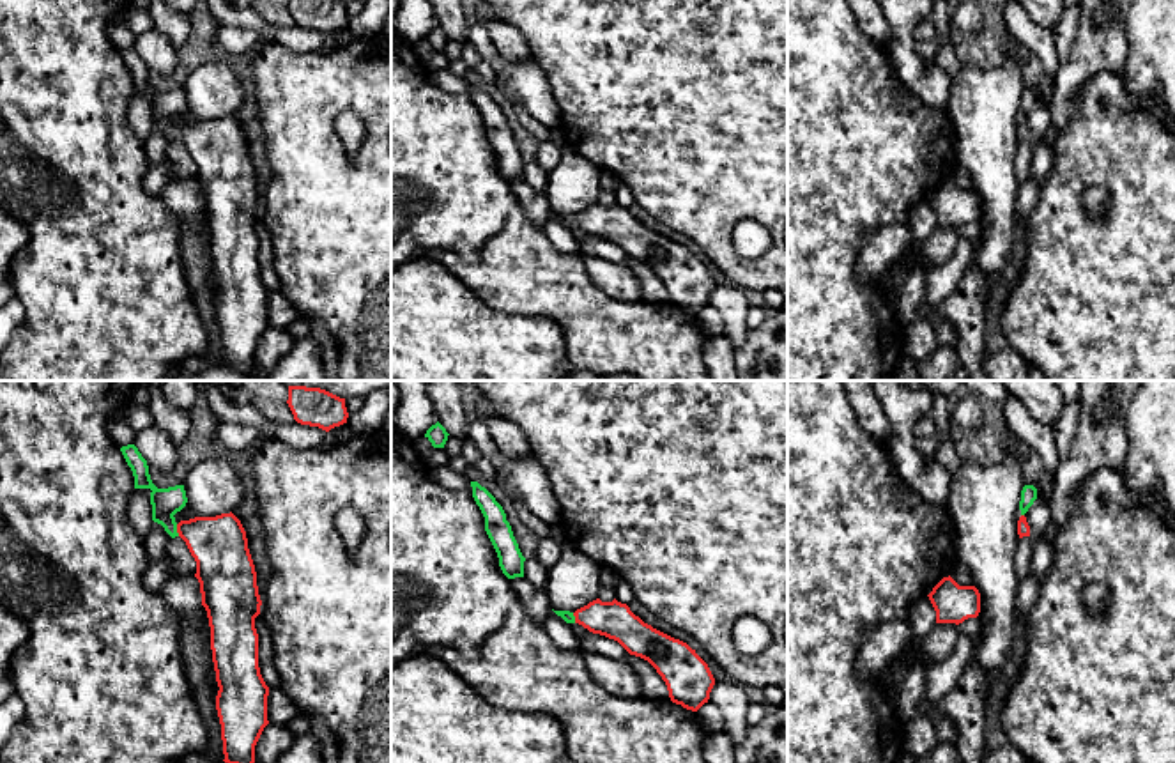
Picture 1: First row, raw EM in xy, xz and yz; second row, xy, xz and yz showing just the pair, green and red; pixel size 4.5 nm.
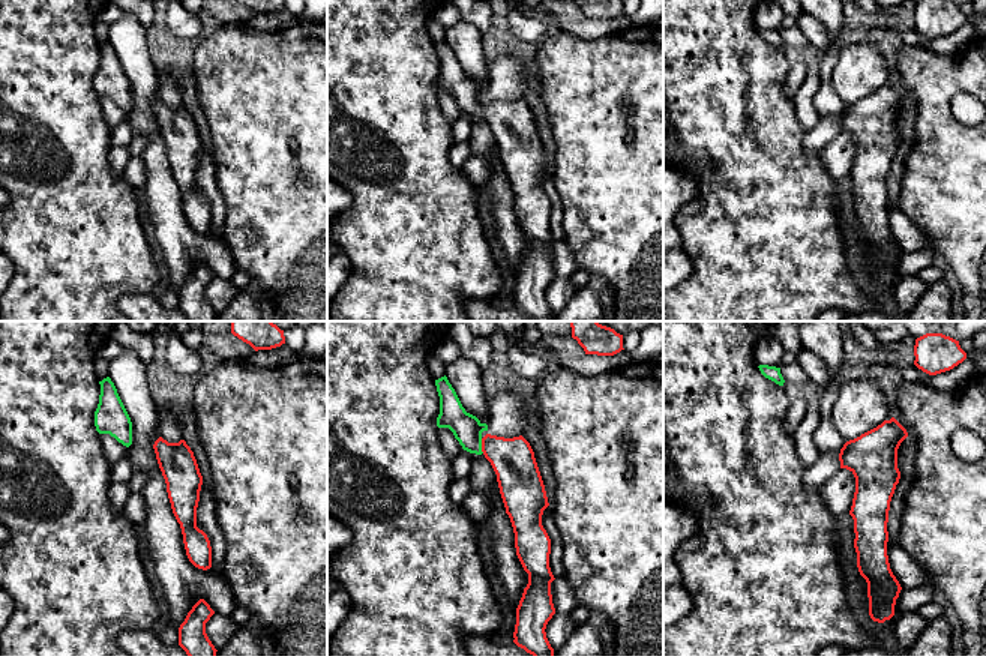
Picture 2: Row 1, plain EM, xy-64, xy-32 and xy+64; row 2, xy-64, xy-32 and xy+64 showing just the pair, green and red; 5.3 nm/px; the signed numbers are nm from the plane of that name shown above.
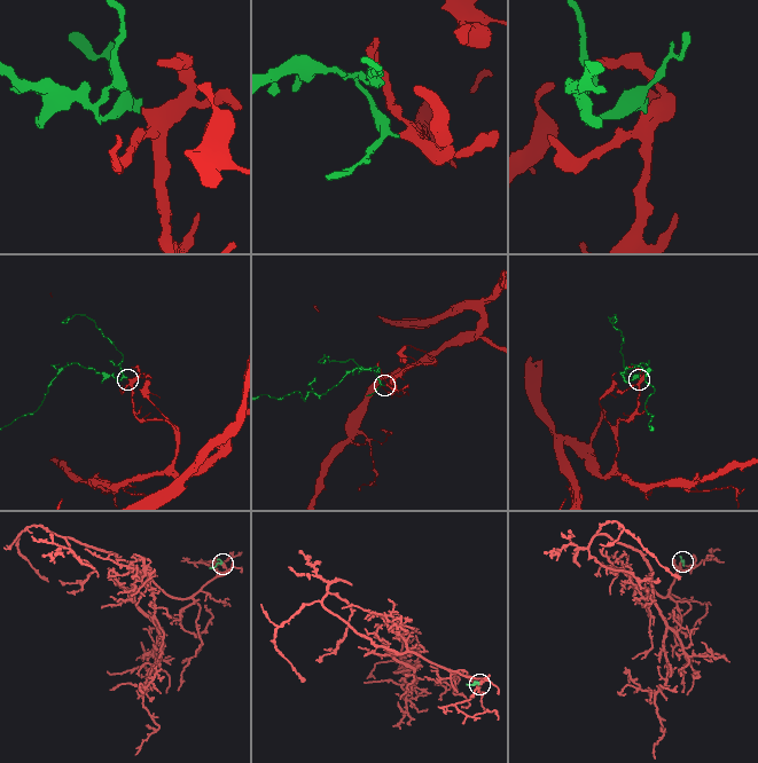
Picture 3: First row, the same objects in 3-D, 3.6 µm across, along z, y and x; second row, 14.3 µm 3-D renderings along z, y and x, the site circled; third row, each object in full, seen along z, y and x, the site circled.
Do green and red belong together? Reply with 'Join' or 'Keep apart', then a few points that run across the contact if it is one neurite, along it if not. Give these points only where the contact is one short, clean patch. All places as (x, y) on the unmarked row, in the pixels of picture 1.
Join. Line: xy (165, 107), (165, 121), (176, 133), (195, 135), (218, 147)

